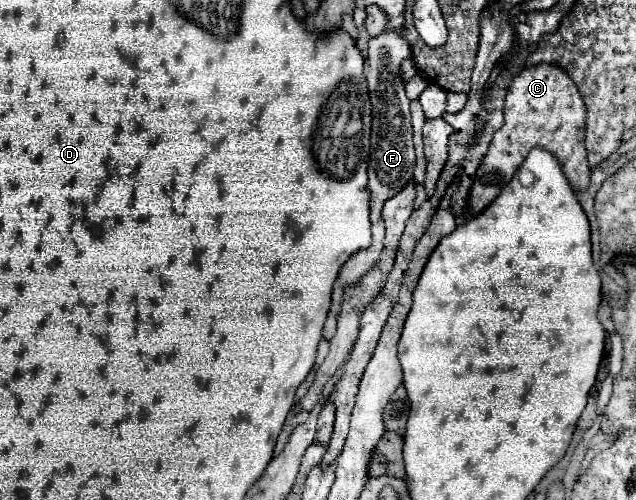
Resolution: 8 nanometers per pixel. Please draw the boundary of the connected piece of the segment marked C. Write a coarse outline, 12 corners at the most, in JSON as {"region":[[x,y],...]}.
{"region":[[525,67],[509,85],[469,193],[479,215],[533,147],[587,189],[587,111],[561,67]]}

